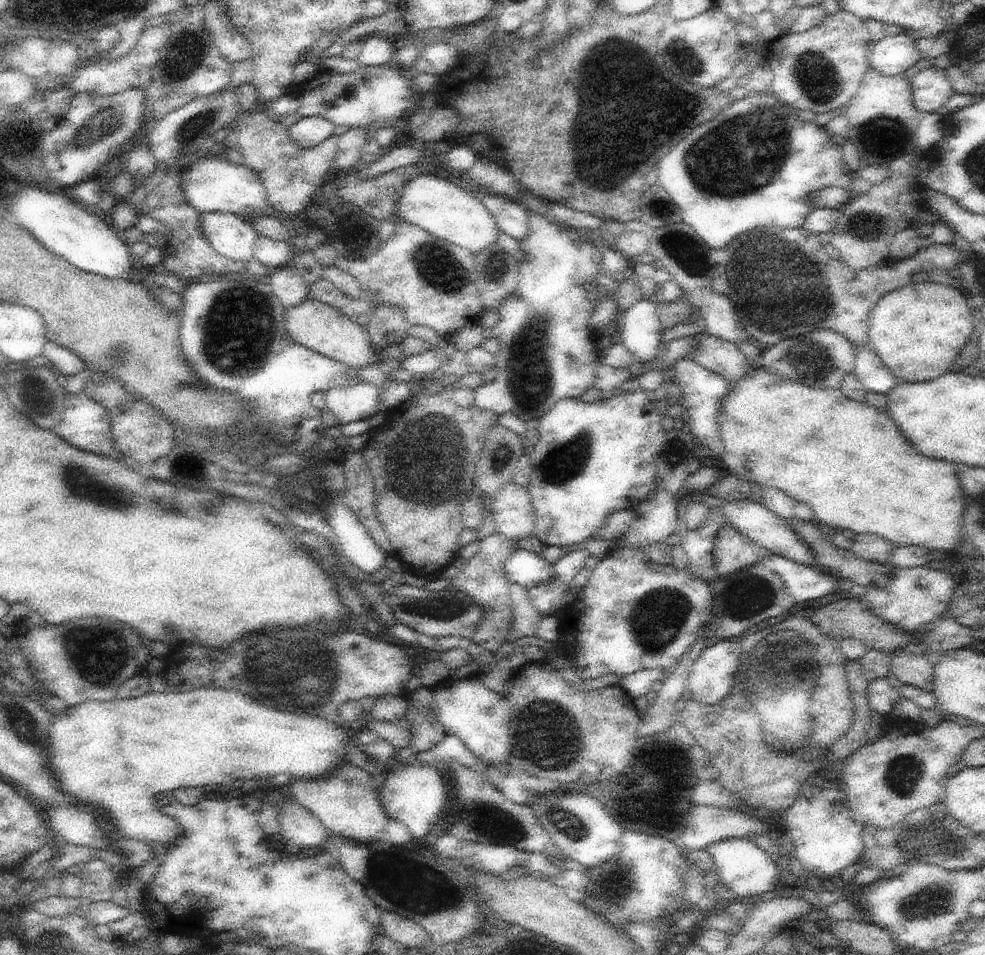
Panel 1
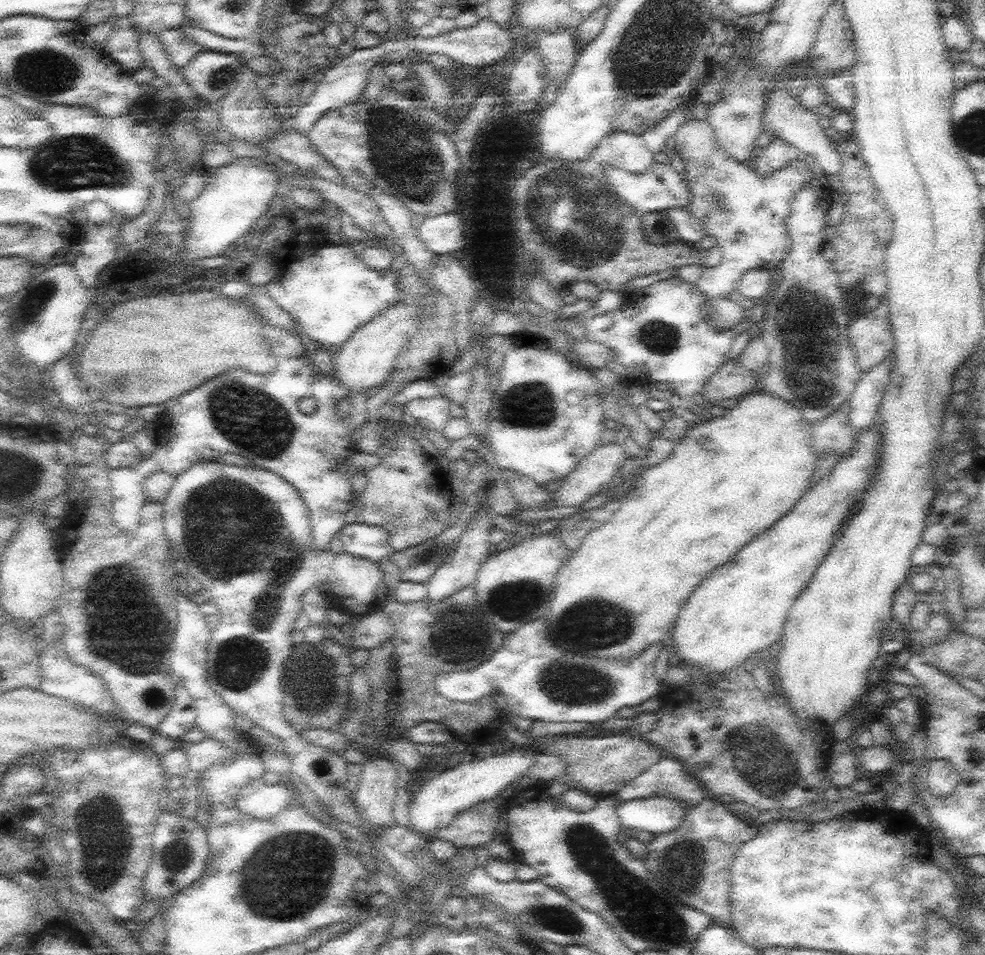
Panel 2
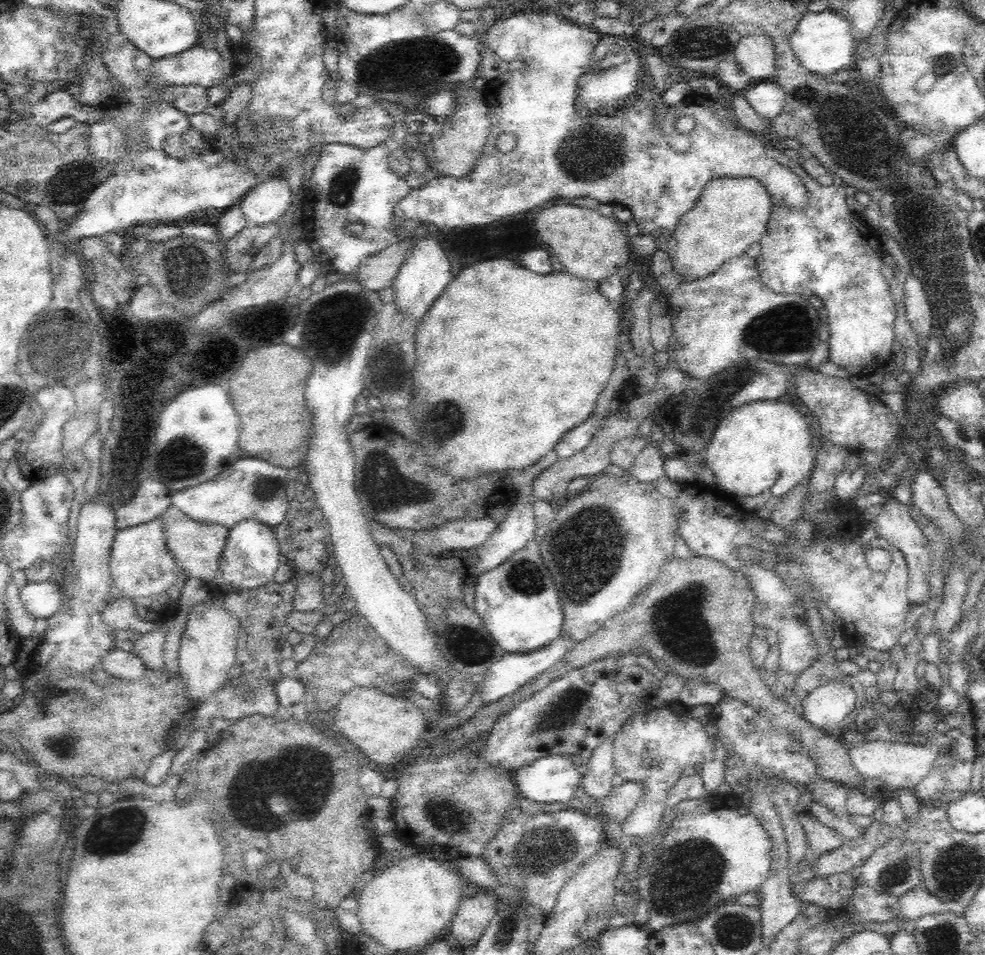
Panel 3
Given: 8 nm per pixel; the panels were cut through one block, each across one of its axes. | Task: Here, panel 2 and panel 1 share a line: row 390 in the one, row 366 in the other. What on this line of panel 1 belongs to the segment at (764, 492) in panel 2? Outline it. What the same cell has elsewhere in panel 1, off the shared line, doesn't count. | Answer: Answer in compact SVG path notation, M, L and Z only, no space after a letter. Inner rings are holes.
M753 364L753 370L747 372L747 376L743 376L729 392L727 398L723 398L721 410L719 410L719 432L721 432L721 440L723 440L723 462L725 462L725 470L739 474L745 480L751 480L753 484L757 482L761 488L775 488L781 490L783 494L787 494L793 500L799 500L803 504L807 504L813 514L815 514L815 522L823 522L831 528L839 530L853 530L857 536L859 534L873 534L873 536L881 536L885 540L889 540L895 548L907 548L907 546L927 546L929 550L953 550L959 548L963 544L963 510L965 510L965 496L959 484L959 474L955 470L953 462L945 462L945 460L929 460L925 456L919 456L905 440L901 434L901 430L895 426L895 422L891 420L891 416L887 412L881 412L875 406L869 406L867 402L855 402L851 398L847 398L841 390L833 390L833 388L811 388L807 384L789 380L785 376L781 376L779 372L771 372L759 364Z

